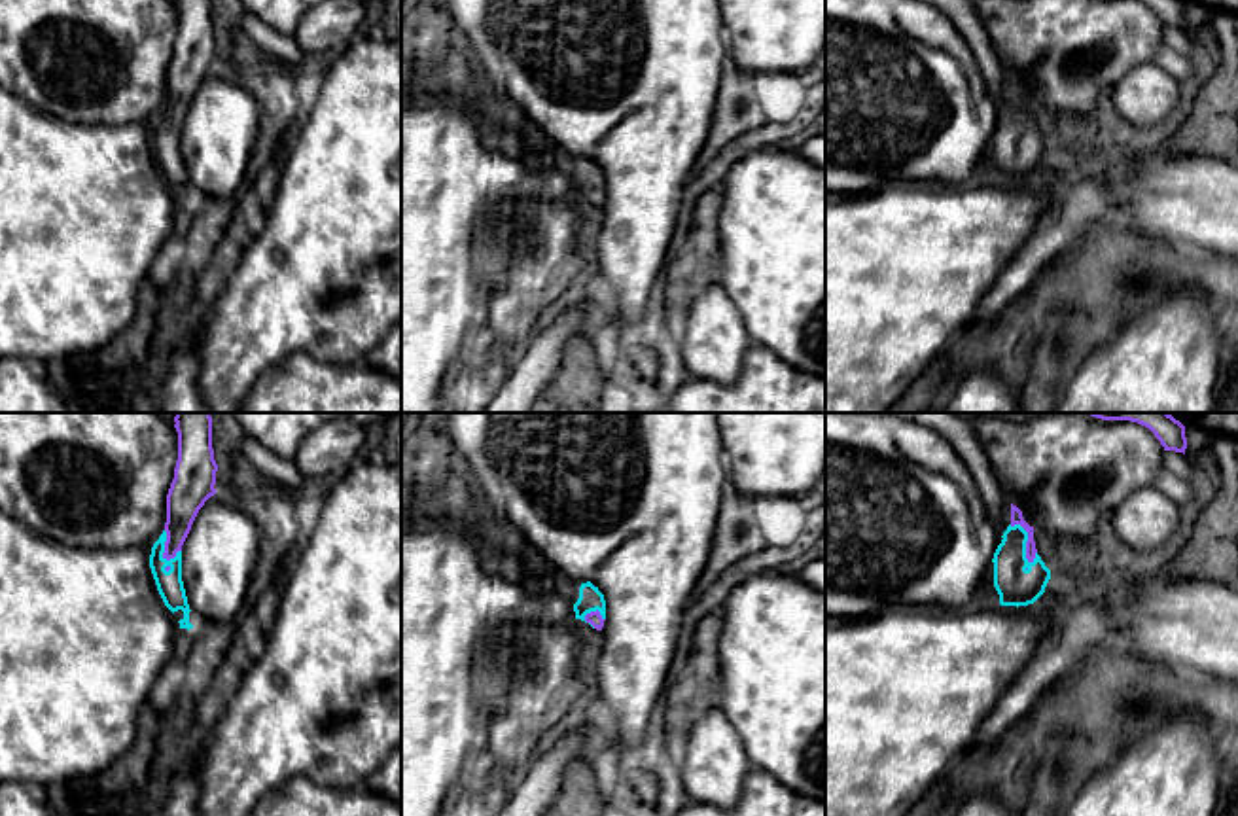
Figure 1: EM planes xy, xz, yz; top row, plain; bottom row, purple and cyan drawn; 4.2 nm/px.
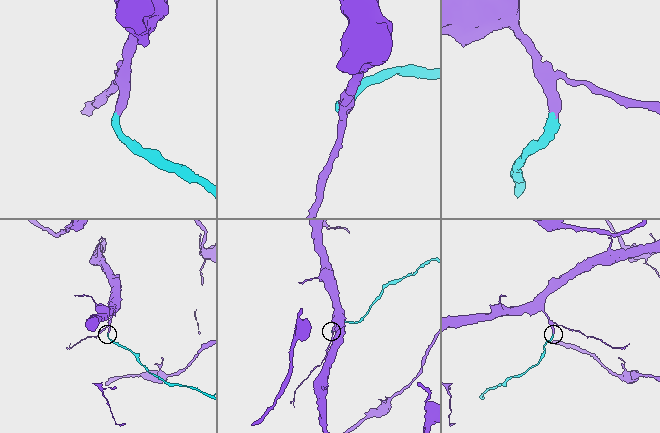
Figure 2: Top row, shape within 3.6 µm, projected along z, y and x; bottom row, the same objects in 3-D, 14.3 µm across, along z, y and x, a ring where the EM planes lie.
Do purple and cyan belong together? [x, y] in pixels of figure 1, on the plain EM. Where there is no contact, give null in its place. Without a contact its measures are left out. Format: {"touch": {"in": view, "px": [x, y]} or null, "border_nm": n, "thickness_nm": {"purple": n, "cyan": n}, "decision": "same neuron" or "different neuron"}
{"touch": {"in": "yz", "px": [1028, 116]}, "border_nm": 190, "thickness_nm": {"purple": 50, "cyan": 160}, "decision": "same neuron"}

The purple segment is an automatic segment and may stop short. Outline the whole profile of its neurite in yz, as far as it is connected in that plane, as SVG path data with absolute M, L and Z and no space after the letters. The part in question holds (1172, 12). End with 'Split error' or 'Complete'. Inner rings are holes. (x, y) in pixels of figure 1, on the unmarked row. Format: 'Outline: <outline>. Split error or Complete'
Outline: M1141 0L1149 4L1160 17L1164 27L1183 28L1187 25L1185 2L1183 0Z. Complete

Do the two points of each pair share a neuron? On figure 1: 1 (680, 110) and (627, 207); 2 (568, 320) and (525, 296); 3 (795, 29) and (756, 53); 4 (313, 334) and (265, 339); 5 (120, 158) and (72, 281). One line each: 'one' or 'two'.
1: one
2: two
3: one
4: one
5: one

